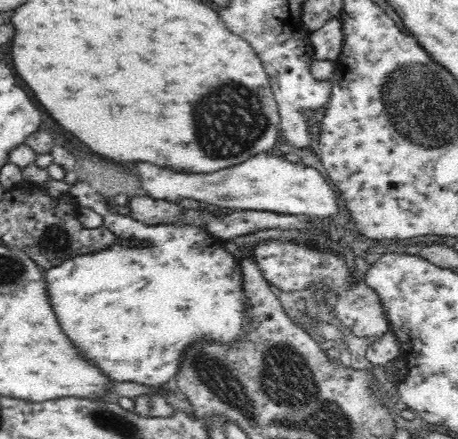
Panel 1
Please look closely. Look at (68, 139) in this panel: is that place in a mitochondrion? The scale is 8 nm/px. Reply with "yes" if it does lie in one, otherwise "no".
no

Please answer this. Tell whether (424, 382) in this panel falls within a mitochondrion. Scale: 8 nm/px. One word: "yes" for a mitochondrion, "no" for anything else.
no

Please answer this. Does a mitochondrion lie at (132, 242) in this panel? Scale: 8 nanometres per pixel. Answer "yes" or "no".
no

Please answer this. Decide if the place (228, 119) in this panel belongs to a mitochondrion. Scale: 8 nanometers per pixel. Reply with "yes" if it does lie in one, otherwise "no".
yes

